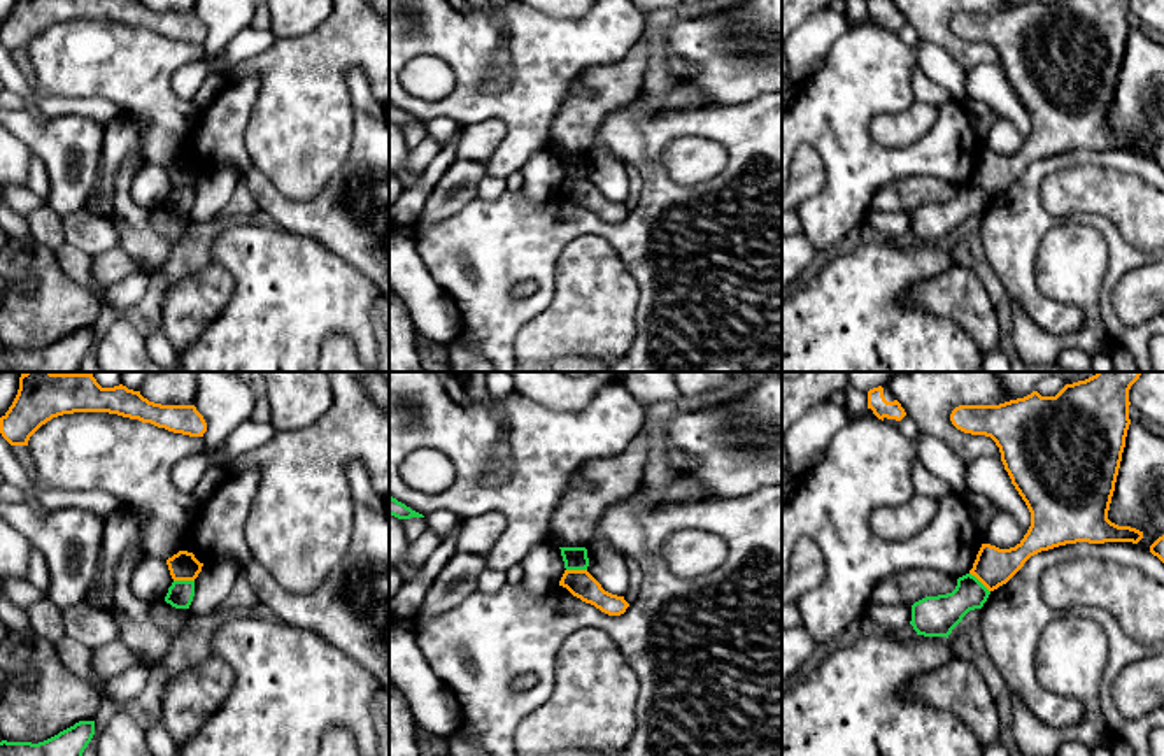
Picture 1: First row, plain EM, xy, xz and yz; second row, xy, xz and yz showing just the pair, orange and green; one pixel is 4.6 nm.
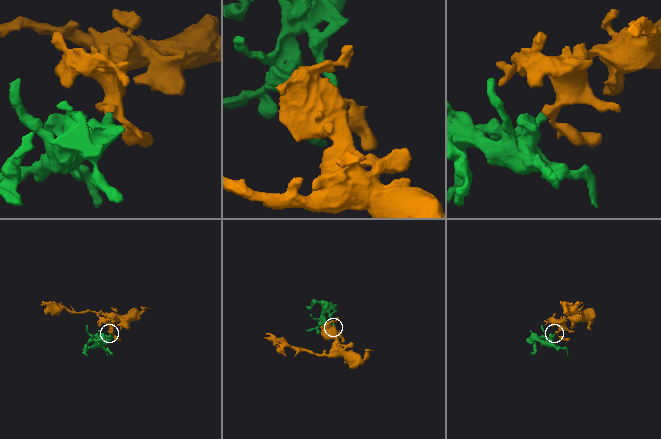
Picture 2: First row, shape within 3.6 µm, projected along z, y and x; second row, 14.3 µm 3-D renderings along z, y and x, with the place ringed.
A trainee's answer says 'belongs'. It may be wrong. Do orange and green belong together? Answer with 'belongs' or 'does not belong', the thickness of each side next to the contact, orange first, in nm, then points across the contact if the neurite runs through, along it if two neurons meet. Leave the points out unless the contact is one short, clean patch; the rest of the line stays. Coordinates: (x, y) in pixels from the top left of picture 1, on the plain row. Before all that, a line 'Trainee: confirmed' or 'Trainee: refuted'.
Trainee: refuted
does not belong | 130/120 nm | along xy (174, 186), (193, 188)

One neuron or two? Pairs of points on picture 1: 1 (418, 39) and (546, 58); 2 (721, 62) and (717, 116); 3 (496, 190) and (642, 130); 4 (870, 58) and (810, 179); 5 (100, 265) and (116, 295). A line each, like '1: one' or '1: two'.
1: one
2: two
3: two
4: two
5: two

